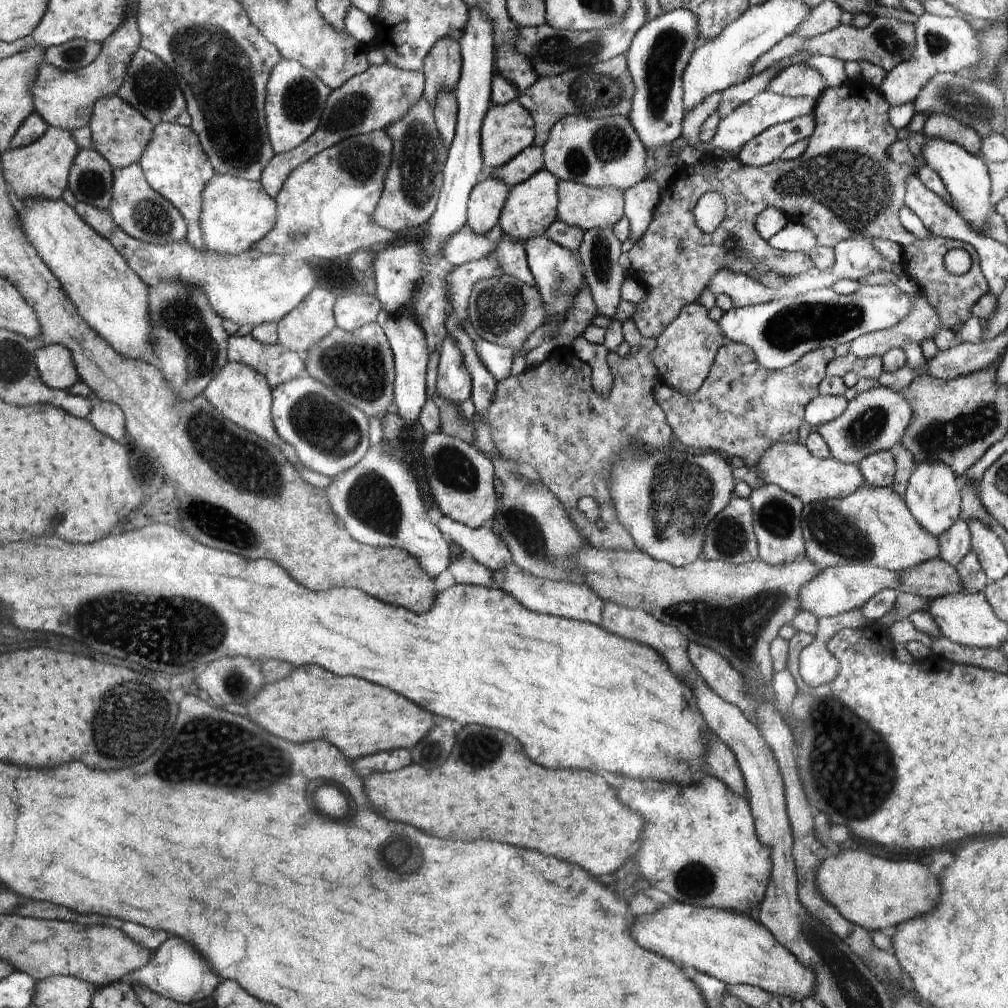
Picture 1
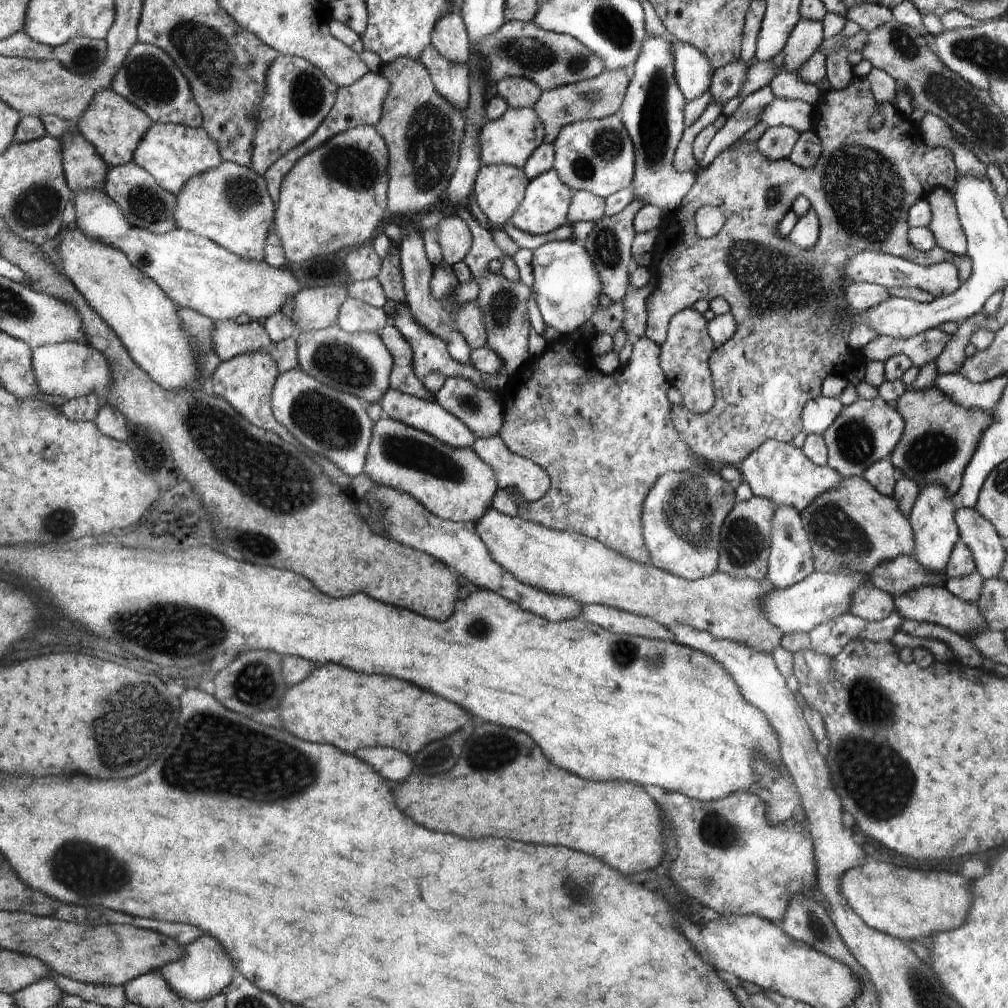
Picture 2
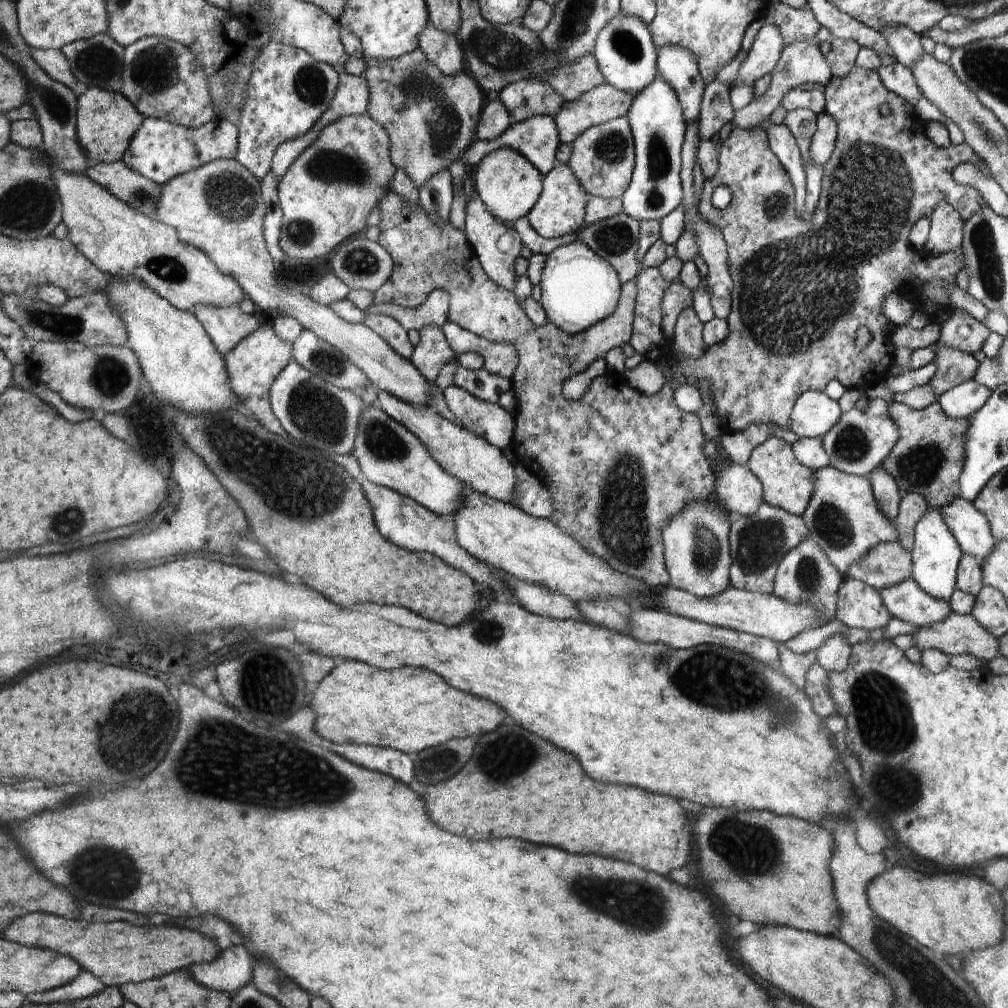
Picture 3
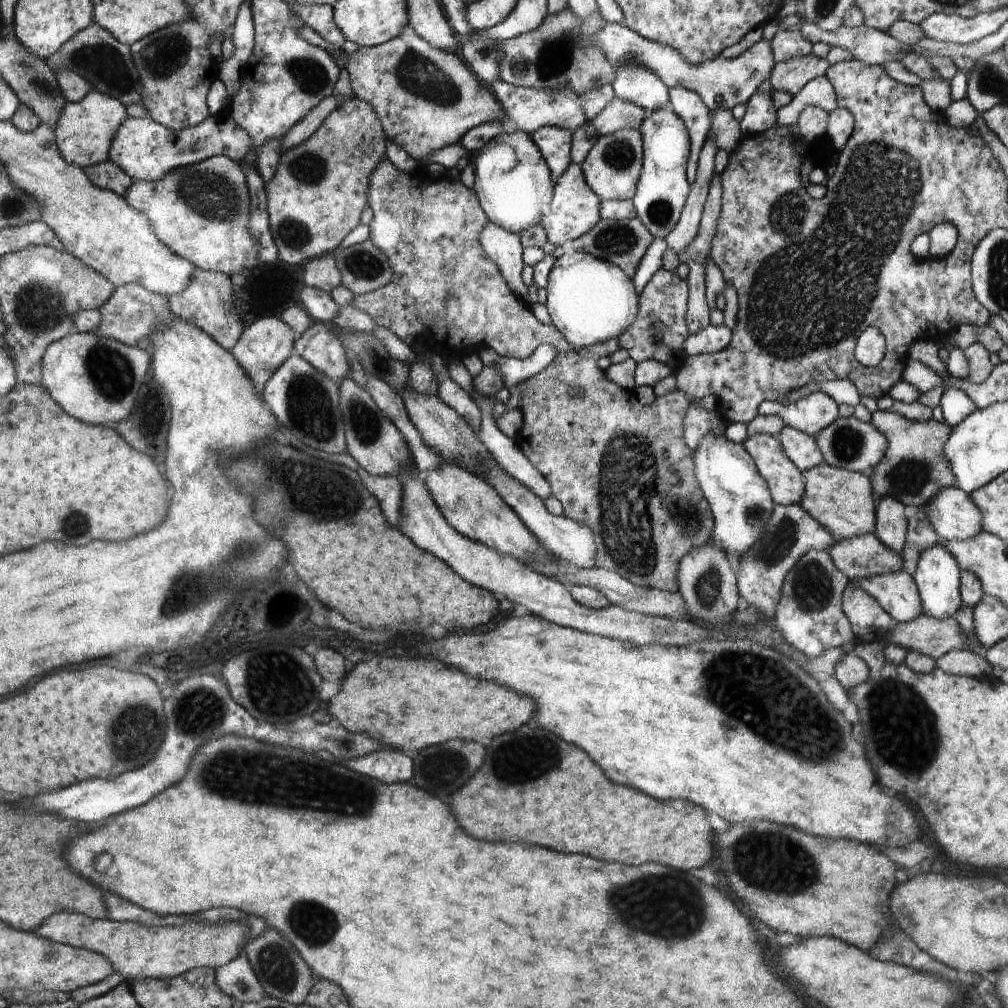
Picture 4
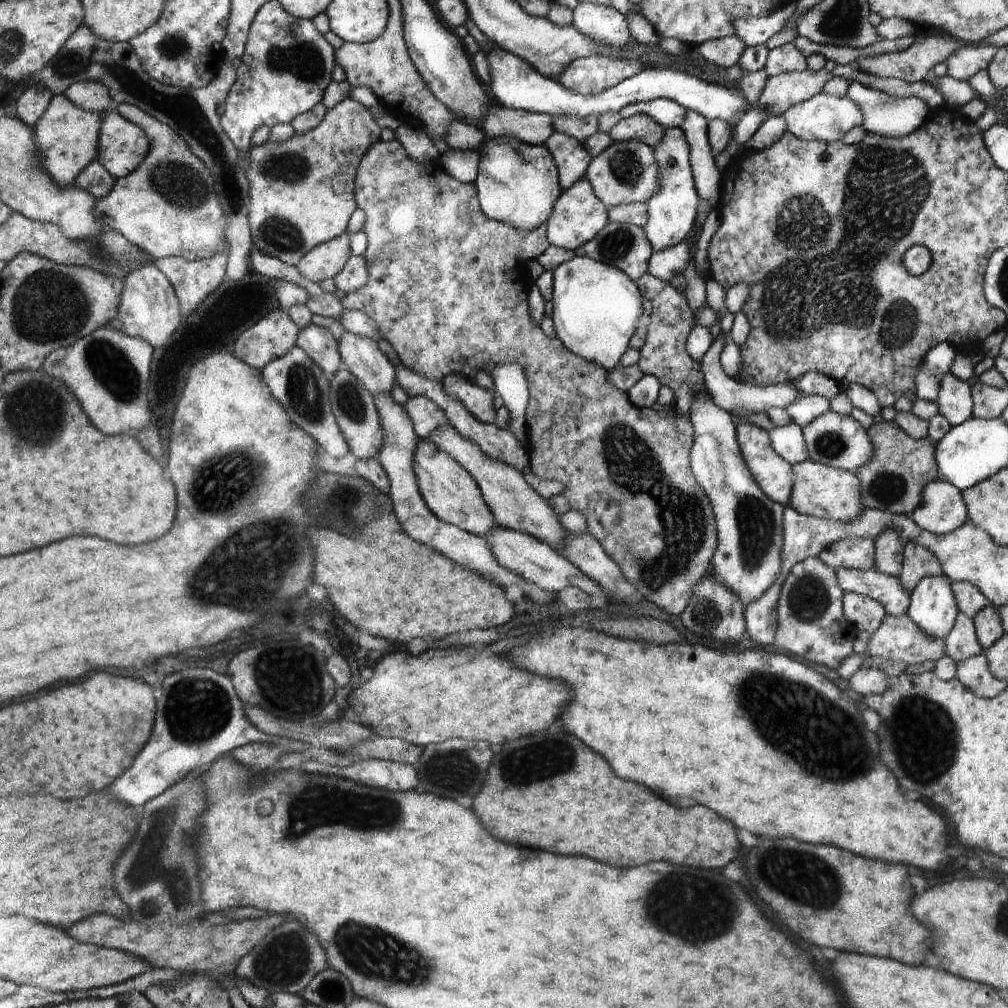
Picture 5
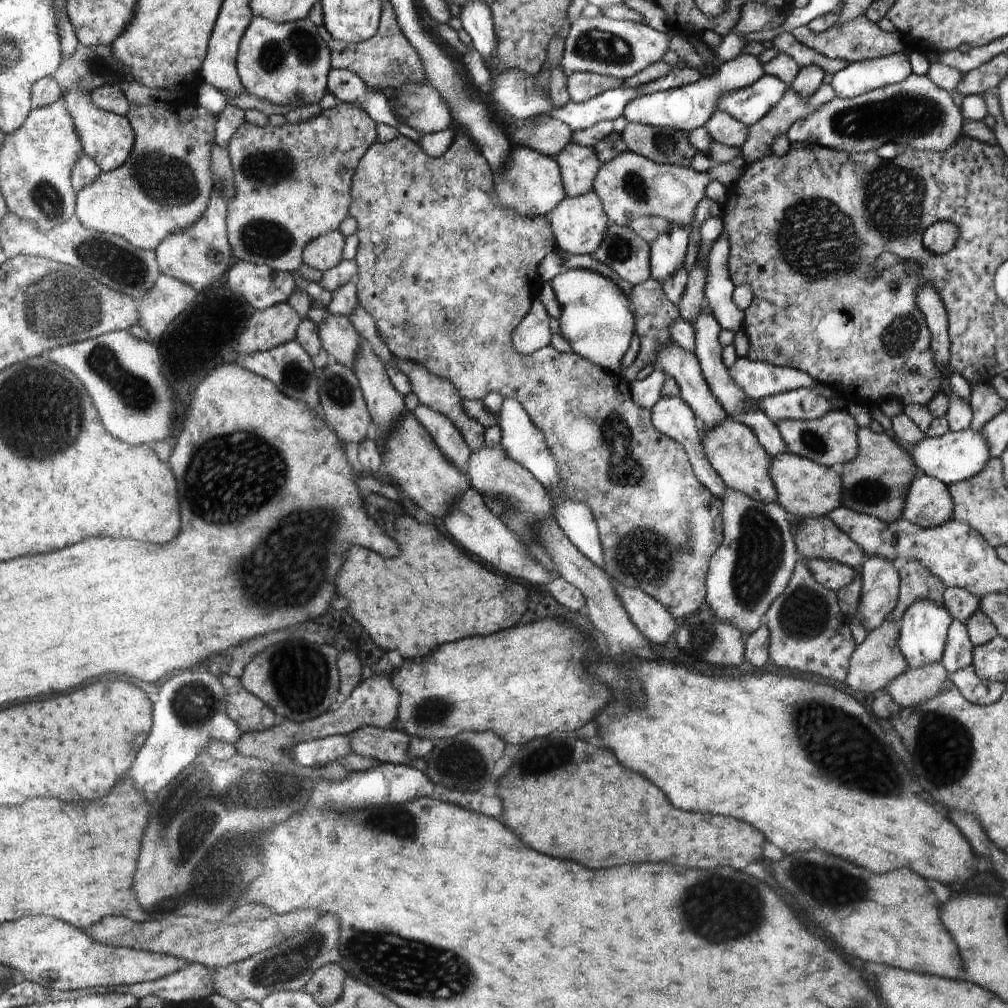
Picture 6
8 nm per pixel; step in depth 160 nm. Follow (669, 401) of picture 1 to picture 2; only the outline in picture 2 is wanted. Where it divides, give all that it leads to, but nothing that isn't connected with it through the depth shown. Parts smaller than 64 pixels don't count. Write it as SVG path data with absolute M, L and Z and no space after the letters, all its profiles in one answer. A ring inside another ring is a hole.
M854 76L852 82L843 89L830 89L821 95L820 101L814 105L814 130L821 140L822 152L816 166L810 170L801 169L796 166L789 158L777 161L776 159L769 159L766 155L761 153L757 147L756 142L736 141L728 148L721 150L717 157L702 170L696 178L695 186L687 194L681 208L664 217L664 226L662 224L658 228L660 232L659 240L652 251L652 262L649 266L650 272L654 273L657 277L657 285L651 295L648 295L645 300L647 310L647 323L645 336L652 339L657 345L661 345L667 339L667 328L670 319L674 314L684 310L688 307L693 307L699 299L706 299L711 301L714 297L721 296L726 299L730 305L729 312L735 318L737 325L736 332L729 338L722 346L715 347L709 358L709 369L711 377L713 378L713 385L715 388L715 403L714 406L707 412L697 415L689 411L684 406L674 405L672 408L673 425L677 430L680 430L680 438L684 438L684 442L688 442L688 446L700 456L706 464L712 467L720 467L725 464L736 464L736 462L743 462L746 460L750 453L754 453L760 445L766 441L774 439L783 443L790 443L791 440L803 430L802 412L806 408L808 401L818 397L821 394L821 384L823 380L830 375L836 375L836 372L844 366L844 364L854 364L854 362L862 362L866 364L869 362L862 355L861 350L852 350L848 345L848 336L850 336L851 326L844 323L839 325L839 319L843 309L848 306L846 301L844 288L850 286L850 281L846 281L844 276L844 268L847 262L860 251L874 251L879 253L886 253L887 255L894 255L906 259L907 261L919 264L920 266L927 267L942 261L950 261L954 263L959 270L959 279L961 284L971 275L972 261L968 255L956 256L948 251L942 250L938 245L931 248L928 252L920 252L914 248L908 240L908 215L910 207L922 198L926 198L935 188L942 187L948 191L955 189L957 181L957 168L953 154L947 148L936 147L932 148L925 143L925 140L920 133L920 122L912 123L902 112L898 112L895 106L889 102L877 102L870 90L870 82L867 76L857 77ZM876 112L882 114L882 124L878 128L872 129L870 127L870 117L874 116ZM800 194L806 196L810 201L810 206L816 211L819 216L819 239L817 243L810 248L801 249L797 247L788 237L782 236L779 231L779 224L782 218L786 216L792 209L792 203ZM700 206L718 206L724 214L725 223L720 229L718 234L713 237L703 239L699 236L695 229L694 215Z

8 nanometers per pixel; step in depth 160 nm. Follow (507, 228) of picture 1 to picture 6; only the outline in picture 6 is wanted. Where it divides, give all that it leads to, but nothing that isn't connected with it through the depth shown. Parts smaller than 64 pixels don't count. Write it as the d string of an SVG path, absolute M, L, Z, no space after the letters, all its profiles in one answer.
M594 190L575 198L565 197L564 201L561 201L548 216L556 246L566 250L568 254L574 255L595 254L598 246L604 241L610 225L610 220L603 210L602 200Z

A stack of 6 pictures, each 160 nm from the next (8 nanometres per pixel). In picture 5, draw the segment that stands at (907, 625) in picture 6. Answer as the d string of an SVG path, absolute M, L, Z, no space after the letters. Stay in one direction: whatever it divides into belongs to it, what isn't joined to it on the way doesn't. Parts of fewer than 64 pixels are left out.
M946 574L940 576L924 576L910 595L910 608L906 612L910 616L912 622L916 622L916 626L930 638L934 640L945 640L950 630L954 627L956 616L958 616L958 604L956 598L952 594L952 582Z

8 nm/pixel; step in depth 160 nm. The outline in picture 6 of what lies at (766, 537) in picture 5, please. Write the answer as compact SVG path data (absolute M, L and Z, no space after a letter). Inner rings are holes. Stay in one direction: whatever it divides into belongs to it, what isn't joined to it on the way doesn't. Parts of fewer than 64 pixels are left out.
M668 342L668 344L660 346L660 350L658 350L657 364L667 376L677 380L678 387L680 388L679 398L682 398L682 401L692 410L702 435L706 434L710 428L718 426L720 422L724 422L724 418L728 418L728 414L724 412L722 404L718 402L718 398L714 396L712 388L708 386L707 379L704 378L702 367L696 355L682 350L680 346L673 342ZM726 488L724 498L720 498L720 500L724 541L710 561L706 580L706 605L712 608L712 612L716 614L716 618L720 622L728 622L728 624L740 628L740 632L744 634L746 640L754 630L758 630L762 626L767 611L771 609L775 599L779 598L779 595L787 589L788 582L791 582L796 562L799 562L798 548L792 535L790 516L778 502L760 502L760 500L750 498L732 488Z

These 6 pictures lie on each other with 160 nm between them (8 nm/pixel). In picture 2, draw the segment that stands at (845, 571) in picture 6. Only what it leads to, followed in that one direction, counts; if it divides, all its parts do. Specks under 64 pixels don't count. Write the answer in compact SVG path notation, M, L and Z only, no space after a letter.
M928 585L916 587L906 594L893 597L895 609L901 614L903 619L910 618L916 622L932 622L932 624L944 625L952 632L961 636L971 636L976 629L986 627L985 620L980 614L977 602L969 604L956 598L946 587L942 585Z

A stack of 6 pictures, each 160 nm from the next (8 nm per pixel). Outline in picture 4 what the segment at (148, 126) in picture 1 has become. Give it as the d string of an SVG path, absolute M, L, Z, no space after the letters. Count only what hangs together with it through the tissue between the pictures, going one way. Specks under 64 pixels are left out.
M96 90L90 91L78 102L67 102L59 116L59 121L56 121L54 128L59 153L68 163L79 166L83 170L109 160L111 142L122 122L128 117L127 107L119 99Z

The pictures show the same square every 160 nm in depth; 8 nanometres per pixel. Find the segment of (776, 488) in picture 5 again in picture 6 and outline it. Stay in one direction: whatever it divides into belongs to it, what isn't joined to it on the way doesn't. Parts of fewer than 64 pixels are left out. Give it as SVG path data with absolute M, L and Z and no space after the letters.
M730 417L724 418L724 422L702 435L702 448L704 456L710 460L710 466L716 470L727 488L742 492L760 502L777 503L779 494L770 476L770 456L756 439L755 431L751 427Z

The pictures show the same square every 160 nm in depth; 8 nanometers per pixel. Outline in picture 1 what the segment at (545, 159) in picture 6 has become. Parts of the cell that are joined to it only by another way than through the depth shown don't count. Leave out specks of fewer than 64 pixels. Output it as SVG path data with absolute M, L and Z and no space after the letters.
M484 175L481 181L471 190L467 202L467 222L479 234L485 235L500 217L512 193L502 179Z

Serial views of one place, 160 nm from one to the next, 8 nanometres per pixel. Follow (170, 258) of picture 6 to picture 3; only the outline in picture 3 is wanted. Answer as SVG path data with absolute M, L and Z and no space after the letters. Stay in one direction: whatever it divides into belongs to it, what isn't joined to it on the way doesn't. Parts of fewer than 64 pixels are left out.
M200 304L196 305L192 312L224 356L264 325L254 314L244 313L239 304L227 307Z

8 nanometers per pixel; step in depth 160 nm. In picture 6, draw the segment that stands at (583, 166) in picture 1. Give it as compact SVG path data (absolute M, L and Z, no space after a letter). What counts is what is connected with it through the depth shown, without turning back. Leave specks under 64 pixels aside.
M624 150L618 156L614 156L610 162L600 166L600 171L595 177L593 190L602 200L603 210L607 214L610 224L627 226L628 222L631 222L634 218L640 218L640 216L660 216L668 223L682 224L682 228L690 232L690 226L692 226L692 220L694 220L694 208L704 198L706 186L711 181L718 181L726 186L730 182L737 180L744 170L744 160L741 155L732 160L732 162L716 164L712 166L709 172L698 174L691 167L659 164L652 162L651 159L644 158L643 155L635 154L630 152L630 150Z

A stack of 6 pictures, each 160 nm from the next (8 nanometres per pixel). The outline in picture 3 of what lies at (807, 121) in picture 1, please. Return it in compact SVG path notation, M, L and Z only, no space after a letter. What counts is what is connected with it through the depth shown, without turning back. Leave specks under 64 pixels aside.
M770 120L764 122L763 128L767 131L767 138L771 149L787 167L791 174L792 182L795 183L795 211L802 215L805 207L805 196L807 193L806 171L803 165L803 156L800 152L797 140L784 123L774 124Z

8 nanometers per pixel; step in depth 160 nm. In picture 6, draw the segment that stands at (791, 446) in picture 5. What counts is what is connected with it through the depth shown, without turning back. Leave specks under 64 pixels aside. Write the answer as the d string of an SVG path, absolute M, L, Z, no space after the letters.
M700 310L700 316L692 322L692 326L695 332L694 355L696 355L696 358L699 360L704 378L707 379L708 386L712 388L714 396L718 398L718 402L722 404L724 412L726 412L731 419L751 427L755 431L756 439L762 444L764 450L768 452L770 457L778 456L778 454L782 454L782 452L788 452L788 448L786 448L786 444L784 444L784 440L782 440L782 436L780 432L778 432L776 424L774 424L764 412L761 412L761 409L757 406L757 402L746 396L746 394L734 384L734 380L730 378L730 374L728 374L728 370L726 370L722 362L722 347L719 342L721 327L714 319L714 316L705 310Z

